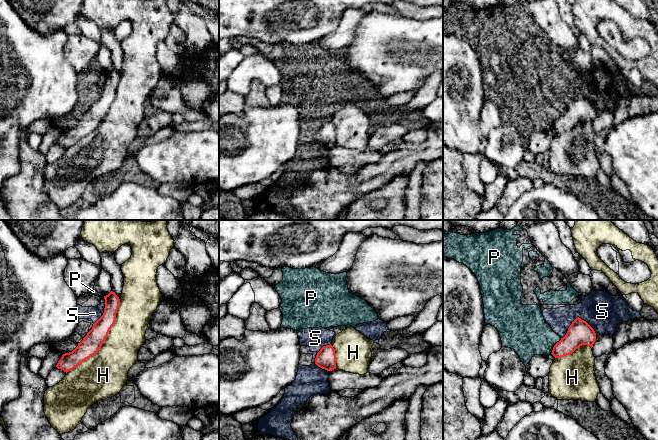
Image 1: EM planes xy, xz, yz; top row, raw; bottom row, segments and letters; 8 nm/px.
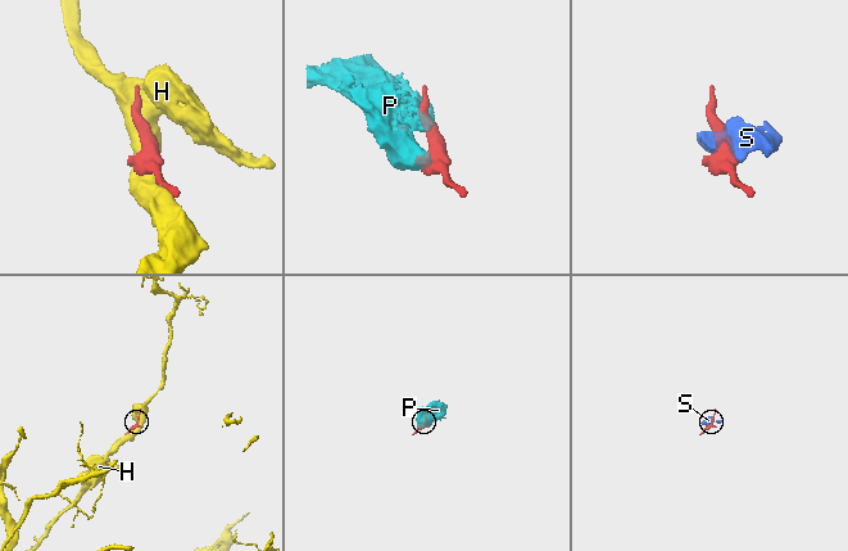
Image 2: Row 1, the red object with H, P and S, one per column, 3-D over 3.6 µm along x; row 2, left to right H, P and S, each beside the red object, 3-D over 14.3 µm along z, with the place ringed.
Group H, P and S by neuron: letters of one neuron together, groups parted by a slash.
H / P S

